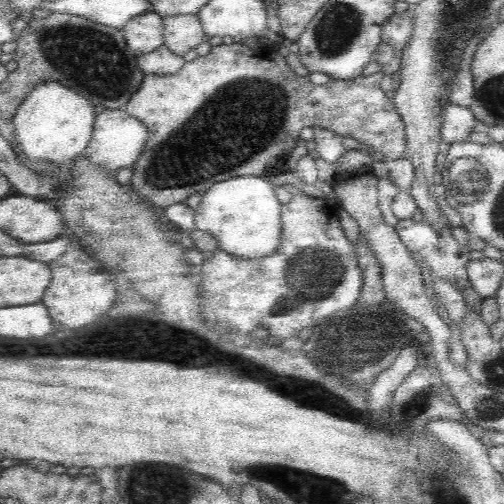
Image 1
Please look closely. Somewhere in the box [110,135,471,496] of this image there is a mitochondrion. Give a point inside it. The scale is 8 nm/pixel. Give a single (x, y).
(347, 344)

